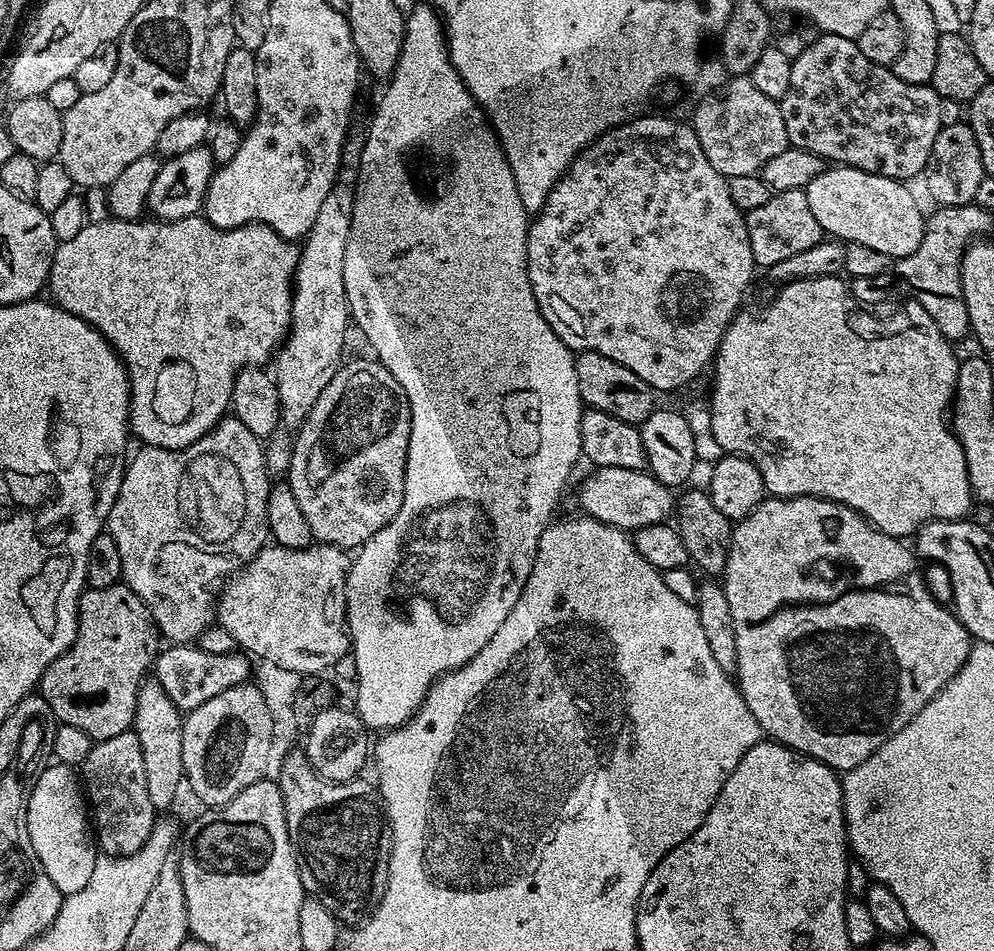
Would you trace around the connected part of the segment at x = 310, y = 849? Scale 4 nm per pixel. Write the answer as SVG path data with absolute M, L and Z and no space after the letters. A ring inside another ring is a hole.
M303 751L286 757L278 775L288 833L300 861L305 893L320 900L337 920L351 926L367 920L382 902L392 853L386 809L377 789L362 781L320 779Z

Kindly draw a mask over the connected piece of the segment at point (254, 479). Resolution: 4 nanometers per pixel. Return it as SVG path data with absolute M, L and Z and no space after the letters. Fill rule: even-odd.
M226 416L198 442L180 448L178 451L148 445L143 445L138 450L133 458L131 455L125 465L122 486L118 490L118 498L108 515L106 531L114 538L114 543L118 545L118 555L122 557L123 583L127 584L130 590L134 590L134 594L138 594L138 598L142 598L142 602L148 607L154 618L161 637L172 644L192 644L199 641L202 633L212 627L214 623L214 605L218 599L217 585L225 578L239 572L241 568L245 568L269 543L270 533L268 531L268 519L266 518L266 502L268 501L268 490L272 478L265 466L264 446L261 439L251 434L250 430L246 429L246 426L243 426L239 419L235 416Z

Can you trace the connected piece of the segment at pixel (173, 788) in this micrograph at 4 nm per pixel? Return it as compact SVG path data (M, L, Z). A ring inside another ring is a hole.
M154 678L144 681L139 690L139 696L136 699L135 708L135 722L133 724L133 733L136 732L136 738L138 740L139 754L142 758L142 772L146 780L146 788L148 790L148 796L150 796L150 802L156 812L162 812L162 810L168 809L174 802L176 794L181 788L184 782L184 763L182 762L182 730L183 717L178 708L170 702L169 696L162 686Z

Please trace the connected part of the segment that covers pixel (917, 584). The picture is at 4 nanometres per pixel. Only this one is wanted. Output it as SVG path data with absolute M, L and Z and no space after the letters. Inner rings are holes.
M817 496L765 498L745 520L735 521L732 530L722 587L726 602L730 602L730 615L734 617L734 638L738 650L735 683L765 737L775 740L777 744L785 744L809 760L817 760L835 768L840 774L854 770L854 766L862 766L862 762L866 762L866 758L870 758L870 754L874 754L882 742L898 734L902 726L910 723L918 710L929 704L954 679L958 670L962 670L974 643L955 611L948 609L947 612L932 597L932 592L924 585L924 576L916 565L917 553L904 544L907 543L903 539L886 534L868 523L853 508Z

